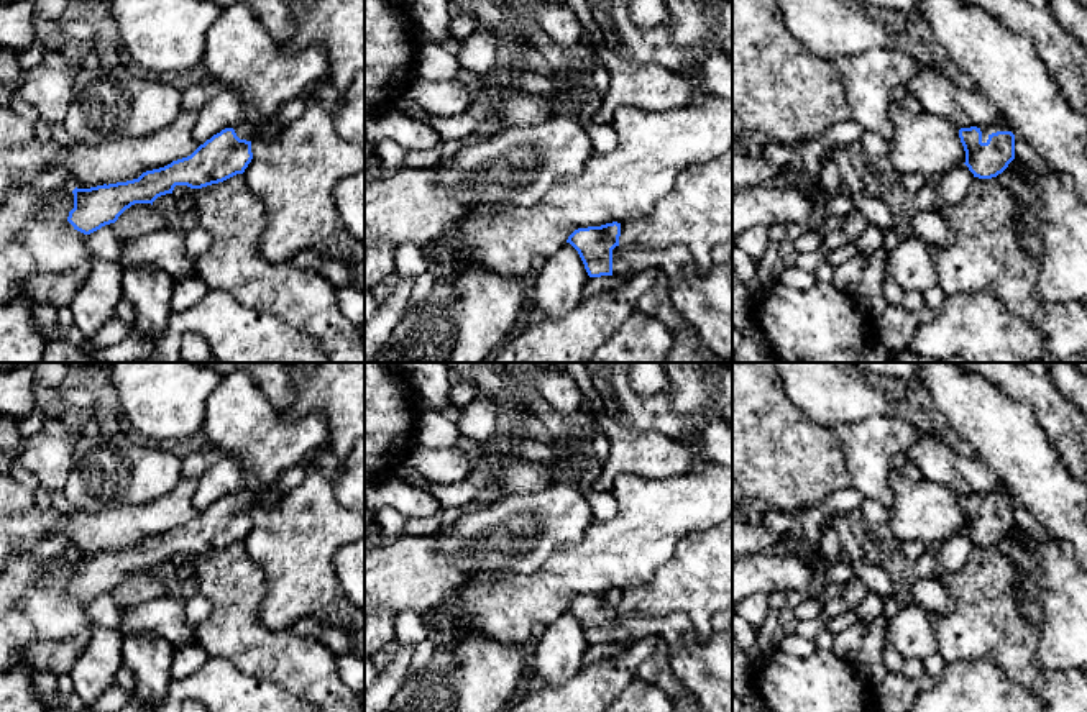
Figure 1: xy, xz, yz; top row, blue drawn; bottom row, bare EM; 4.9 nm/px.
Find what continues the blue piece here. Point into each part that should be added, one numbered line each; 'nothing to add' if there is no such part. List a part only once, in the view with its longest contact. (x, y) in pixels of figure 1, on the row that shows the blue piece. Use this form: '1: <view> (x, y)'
1: yz (992, 128)

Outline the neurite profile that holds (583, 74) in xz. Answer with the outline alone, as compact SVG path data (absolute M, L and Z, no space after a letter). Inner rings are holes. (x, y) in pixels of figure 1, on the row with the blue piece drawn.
M581 52L581 59L583 59L583 67L573 74L560 74L560 72L555 72L553 79L575 79L575 80L580 80L580 82L585 82L589 85L589 80L591 80L591 69L596 62L591 62L588 59L588 52Z

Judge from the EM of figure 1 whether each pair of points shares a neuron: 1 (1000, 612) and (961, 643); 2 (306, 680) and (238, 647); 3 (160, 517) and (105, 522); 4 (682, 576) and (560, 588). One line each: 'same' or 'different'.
1: same
2: same
3: same
4: different

